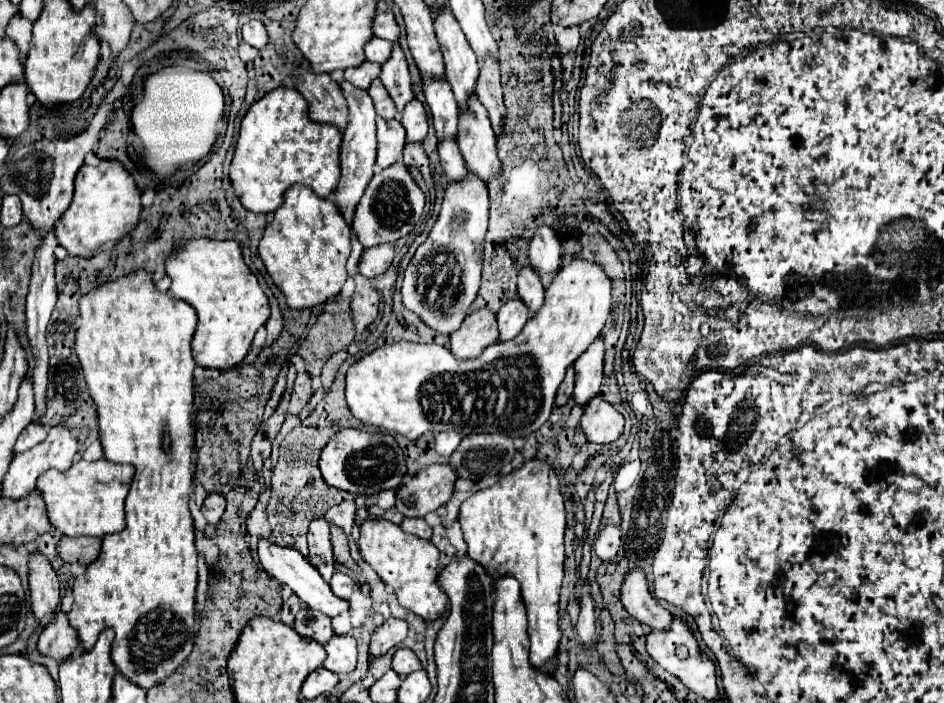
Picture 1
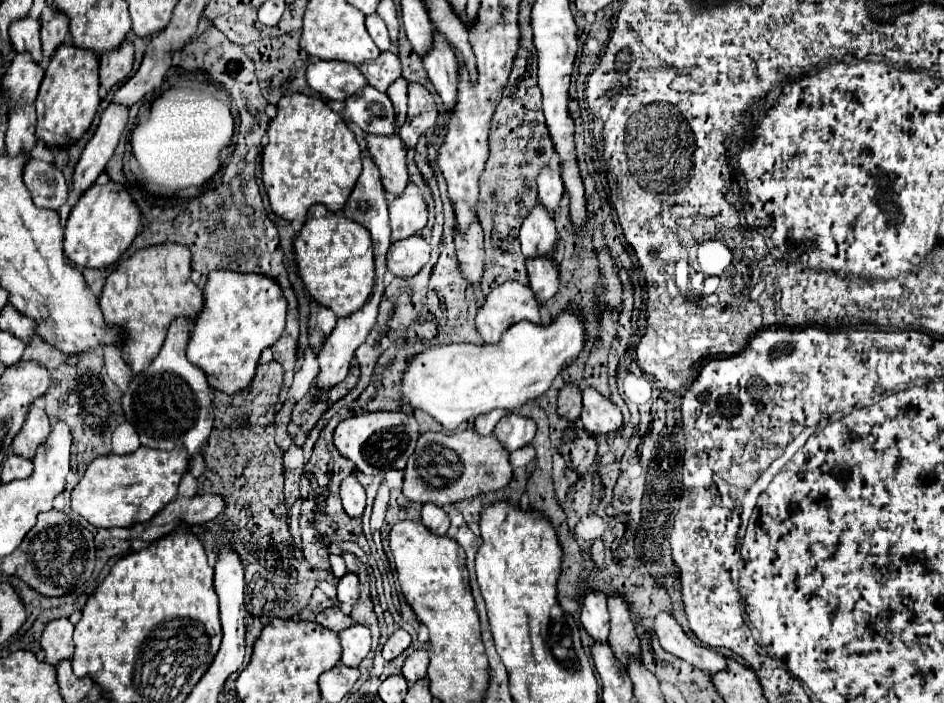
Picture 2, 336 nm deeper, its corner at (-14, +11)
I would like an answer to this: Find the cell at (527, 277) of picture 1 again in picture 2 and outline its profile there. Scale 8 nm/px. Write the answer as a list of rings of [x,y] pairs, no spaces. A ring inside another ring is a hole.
[[[536,203],[532,213],[524,219],[520,227],[520,245],[524,257],[546,257],[558,245],[554,221],[540,203]]]

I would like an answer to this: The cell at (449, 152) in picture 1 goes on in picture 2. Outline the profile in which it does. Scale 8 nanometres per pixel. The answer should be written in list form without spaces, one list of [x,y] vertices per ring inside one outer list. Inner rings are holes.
[[[434,31],[434,49],[424,59],[424,69],[442,97],[446,111],[452,113],[456,105],[456,89],[458,89],[458,61],[446,39]]]

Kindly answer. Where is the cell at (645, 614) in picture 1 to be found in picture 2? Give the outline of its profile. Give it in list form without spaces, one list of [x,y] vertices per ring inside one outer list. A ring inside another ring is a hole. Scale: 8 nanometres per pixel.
[[[658,613],[654,617],[654,633],[660,639],[660,645],[670,651],[672,655],[688,661],[690,665],[706,671],[716,673],[726,667],[724,655],[712,651],[710,647],[700,645],[692,637],[688,637],[682,627],[676,623],[676,619],[670,613]]]

